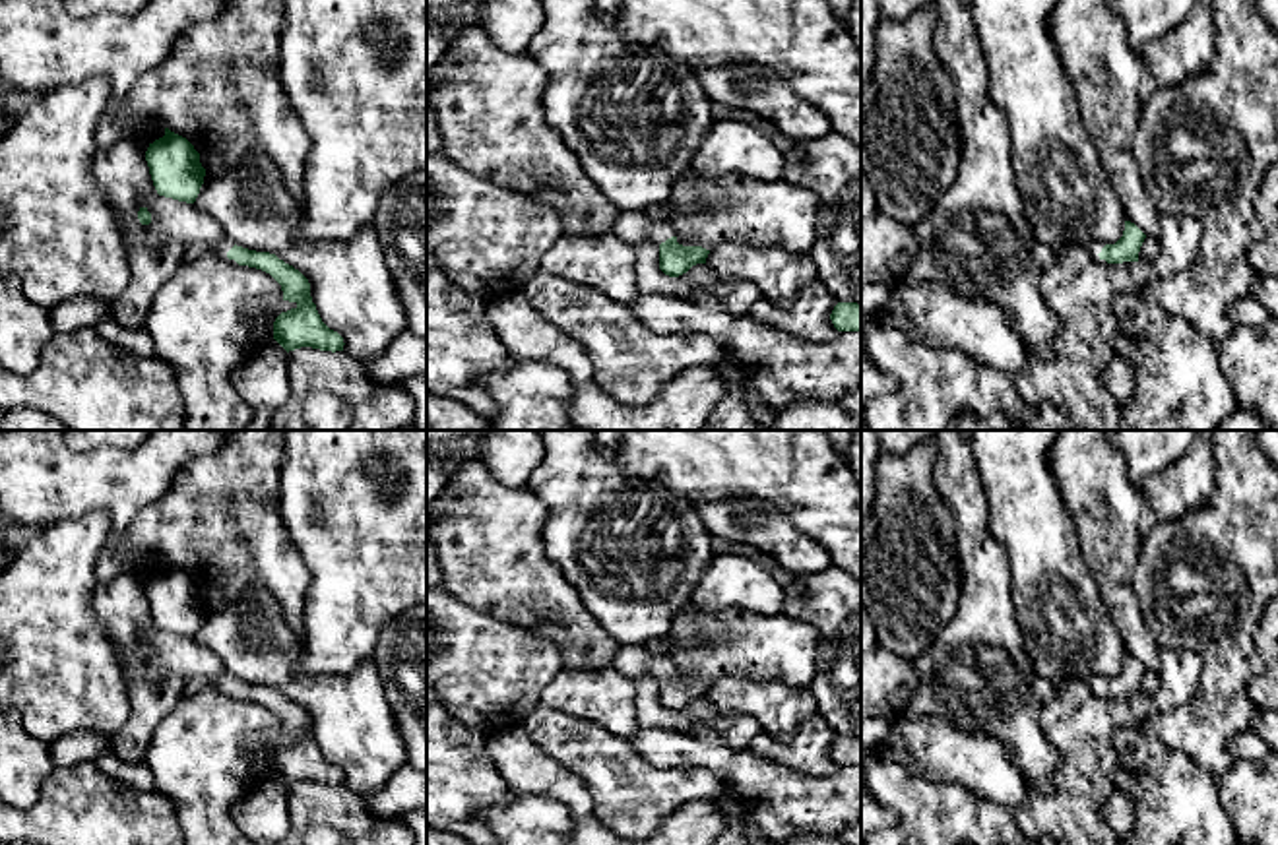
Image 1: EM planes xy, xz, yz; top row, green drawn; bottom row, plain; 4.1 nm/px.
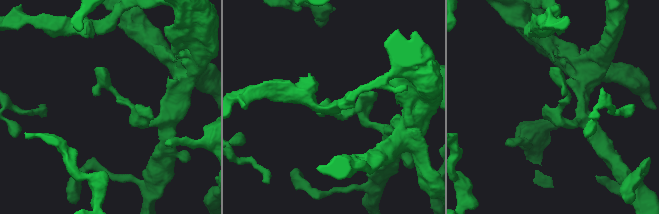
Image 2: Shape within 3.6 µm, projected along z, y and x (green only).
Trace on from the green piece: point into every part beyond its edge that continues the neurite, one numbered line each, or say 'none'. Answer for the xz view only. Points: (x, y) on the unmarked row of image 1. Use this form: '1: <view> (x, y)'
1: xz (631, 661)

